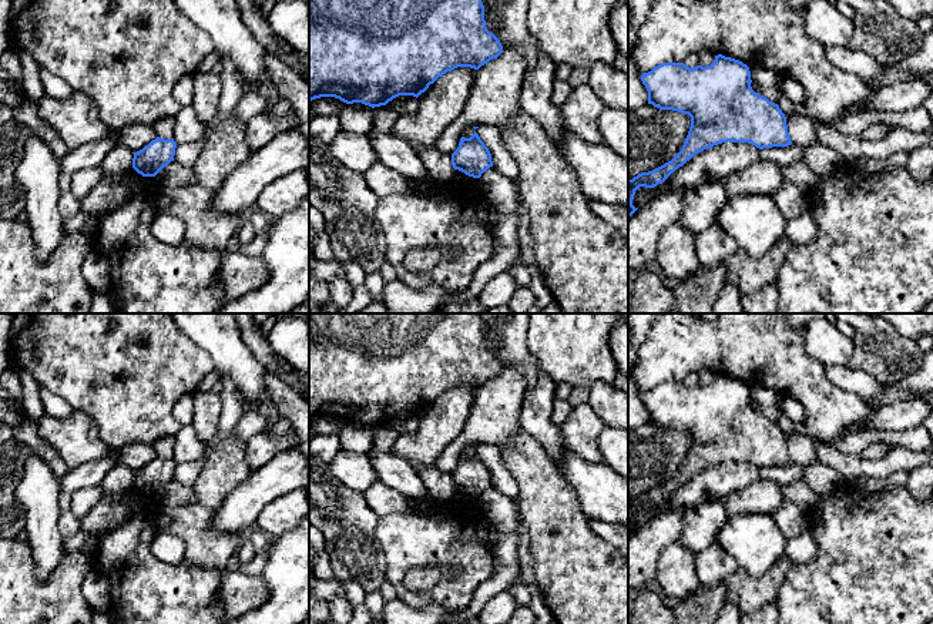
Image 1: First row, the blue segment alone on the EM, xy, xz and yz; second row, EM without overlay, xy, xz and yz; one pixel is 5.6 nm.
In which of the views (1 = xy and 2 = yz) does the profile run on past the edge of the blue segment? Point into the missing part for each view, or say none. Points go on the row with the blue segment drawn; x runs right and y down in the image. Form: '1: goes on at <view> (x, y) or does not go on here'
1: does not go on here
2: does not go on here

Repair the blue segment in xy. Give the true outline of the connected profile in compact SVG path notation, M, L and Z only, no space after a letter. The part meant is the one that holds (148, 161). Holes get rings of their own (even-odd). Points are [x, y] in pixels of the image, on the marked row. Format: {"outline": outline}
{"outline": "M157 137L142 150L134 152L132 168L142 177L155 177L164 167L174 161L177 142L174 138Z"}

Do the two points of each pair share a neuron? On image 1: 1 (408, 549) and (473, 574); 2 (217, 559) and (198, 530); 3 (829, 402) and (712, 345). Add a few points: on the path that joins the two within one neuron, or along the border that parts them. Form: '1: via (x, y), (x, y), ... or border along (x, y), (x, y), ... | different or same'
1: via (425, 549), (443, 549), (457, 557) | same
2: via (212, 552), (200, 537) | same
3: via (801, 376), (768, 351), (757, 345), (741, 345) | same

